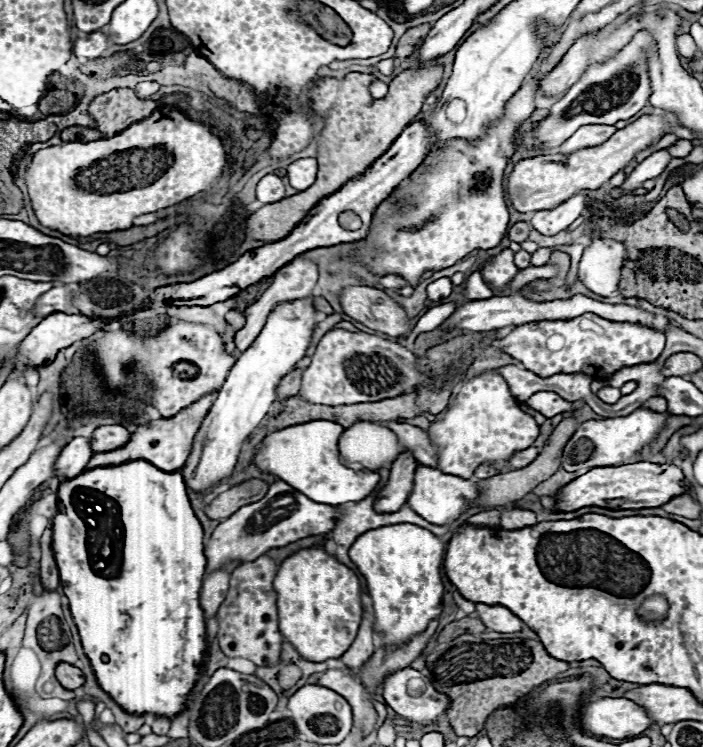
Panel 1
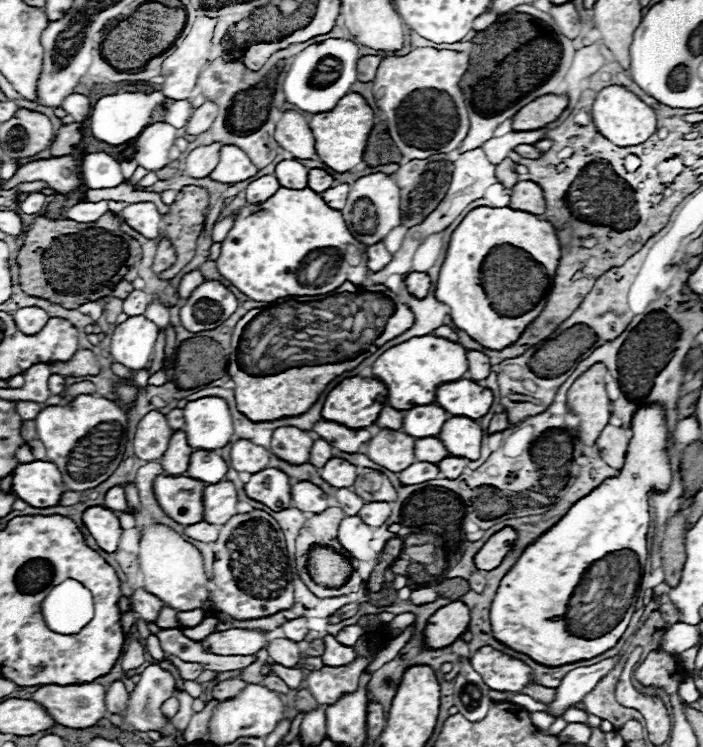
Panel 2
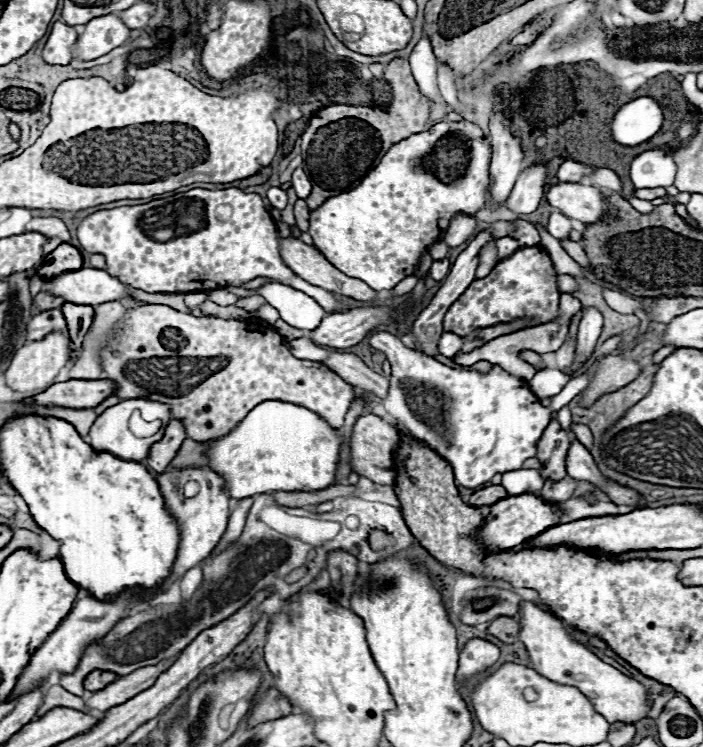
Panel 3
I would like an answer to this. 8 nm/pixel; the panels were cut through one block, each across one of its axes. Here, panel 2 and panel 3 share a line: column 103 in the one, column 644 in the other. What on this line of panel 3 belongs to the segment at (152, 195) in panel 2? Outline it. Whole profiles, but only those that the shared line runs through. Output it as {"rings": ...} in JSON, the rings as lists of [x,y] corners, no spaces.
{"rings":[[[642,188],[642,190],[636,190],[634,196],[640,200],[656,200],[656,198],[666,198],[668,194],[664,192],[664,188]]]}

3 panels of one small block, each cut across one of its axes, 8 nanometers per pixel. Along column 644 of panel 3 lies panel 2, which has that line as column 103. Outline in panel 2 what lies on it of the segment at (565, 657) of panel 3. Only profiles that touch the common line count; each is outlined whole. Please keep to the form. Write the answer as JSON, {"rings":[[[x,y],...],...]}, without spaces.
{"rings":[[[96,682],[70,686],[46,684],[32,694],[32,700],[38,702],[58,724],[78,730],[94,726],[104,718],[104,696],[106,688]]]}

